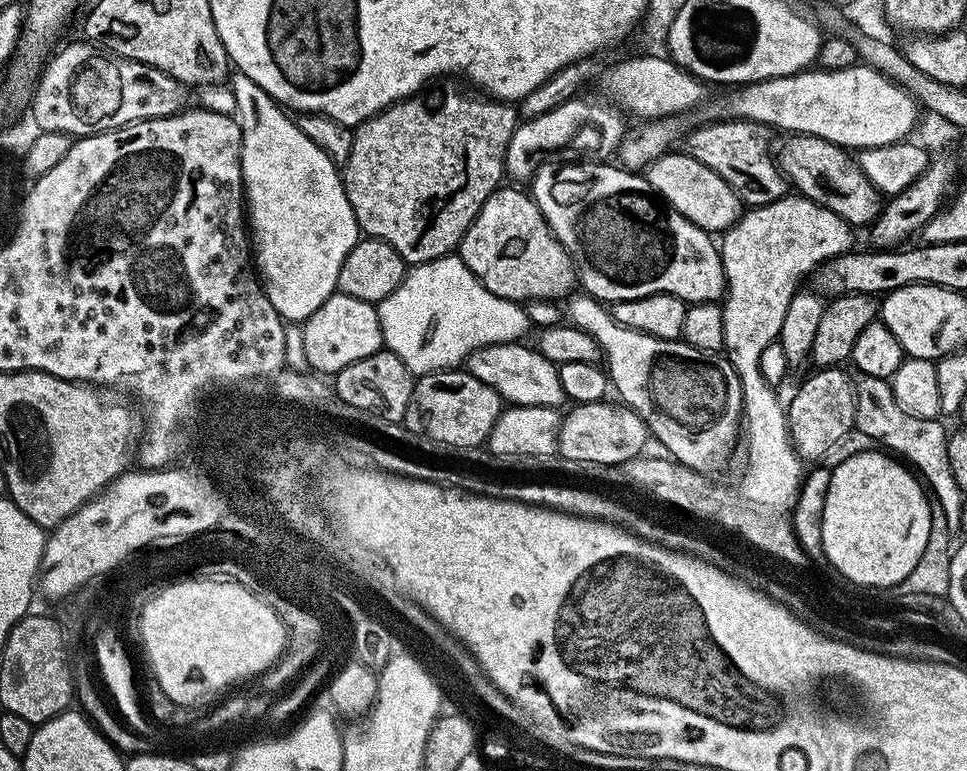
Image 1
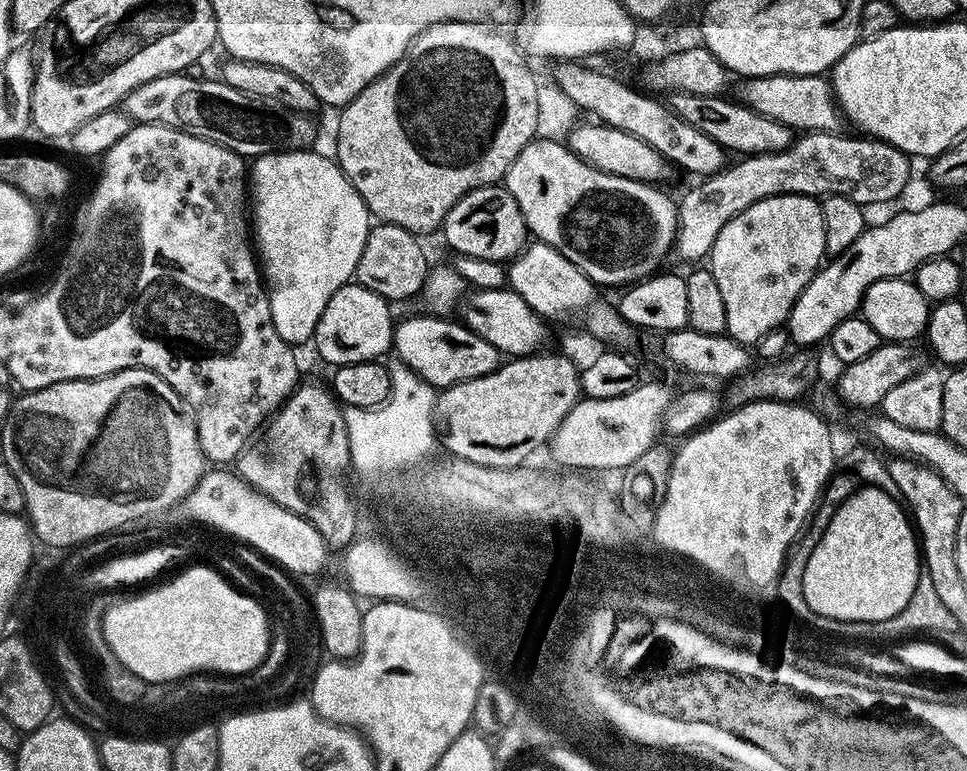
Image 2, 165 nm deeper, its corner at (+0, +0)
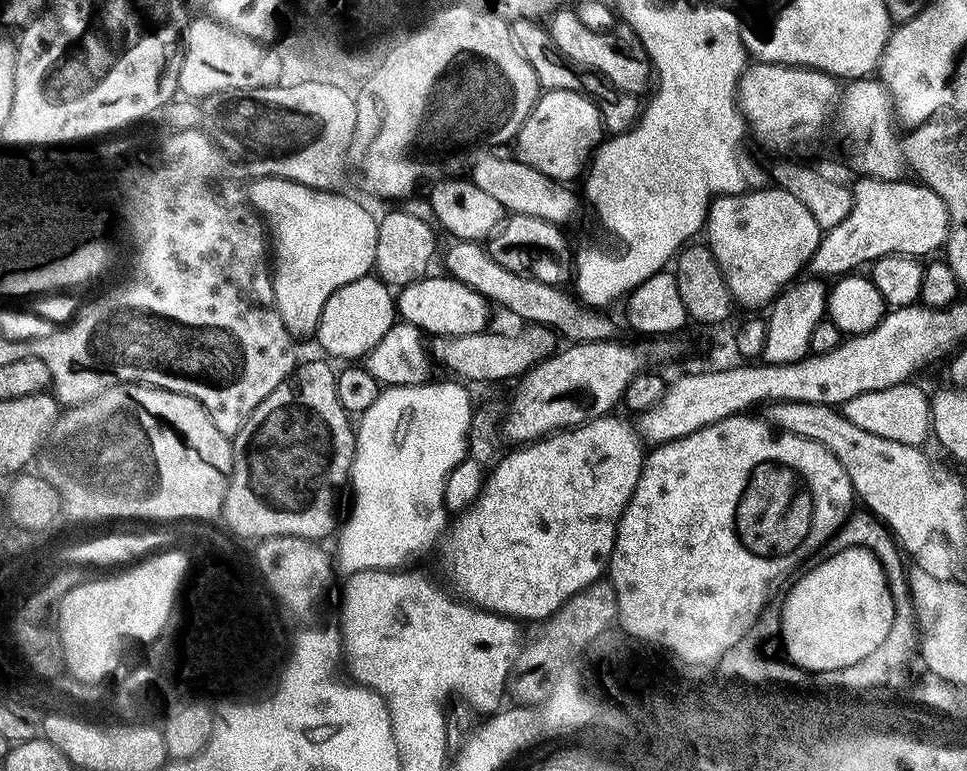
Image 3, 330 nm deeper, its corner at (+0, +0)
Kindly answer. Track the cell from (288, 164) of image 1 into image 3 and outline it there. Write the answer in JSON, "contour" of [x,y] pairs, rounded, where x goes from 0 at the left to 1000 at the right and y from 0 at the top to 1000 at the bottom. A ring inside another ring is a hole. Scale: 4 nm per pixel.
{"contour":[[[274,228],[264,237],[259,244],[259,259],[267,271],[279,307],[279,384],[283,390],[284,409],[299,437],[322,437],[341,381],[371,363],[373,358],[382,357],[387,315],[386,281],[381,281],[380,272],[370,261],[351,254],[353,250],[347,246],[322,244],[303,233],[290,233],[285,228]]]}

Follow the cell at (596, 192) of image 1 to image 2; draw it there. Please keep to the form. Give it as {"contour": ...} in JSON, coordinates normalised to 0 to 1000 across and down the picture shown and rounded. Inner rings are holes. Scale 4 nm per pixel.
{"contour":[[[552,179],[542,191],[540,200],[536,200],[536,205],[532,205],[532,210],[527,215],[527,220],[521,227],[519,235],[520,243],[525,245],[526,252],[532,257],[532,262],[536,262],[536,267],[542,279],[542,288],[546,292],[547,302],[557,315],[568,316],[571,322],[581,328],[585,335],[589,335],[589,340],[594,340],[594,345],[598,345],[598,350],[602,350],[602,355],[606,355],[606,361],[610,361],[613,368],[629,374],[640,375],[642,371],[653,371],[661,368],[662,364],[670,362],[671,358],[684,351],[687,336],[691,332],[691,326],[696,326],[699,314],[699,302],[703,300],[703,278],[701,265],[698,258],[694,259],[689,250],[683,249],[681,243],[673,239],[667,239],[665,233],[653,233],[651,231],[643,231],[639,226],[631,226],[624,223],[613,215],[607,213],[604,206],[597,202],[590,192],[584,189],[578,182],[557,182]]]}

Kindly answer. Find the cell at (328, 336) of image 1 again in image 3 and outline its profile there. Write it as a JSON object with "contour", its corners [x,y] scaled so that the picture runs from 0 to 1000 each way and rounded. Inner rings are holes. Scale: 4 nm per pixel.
{"contour":[[[385,355],[354,371],[341,381],[335,393],[331,415],[327,419],[325,441],[340,457],[340,463],[349,462],[356,467],[352,470],[368,470],[380,462],[381,455],[395,441],[395,433],[399,433],[407,419],[407,387],[401,379],[402,370]]]}

